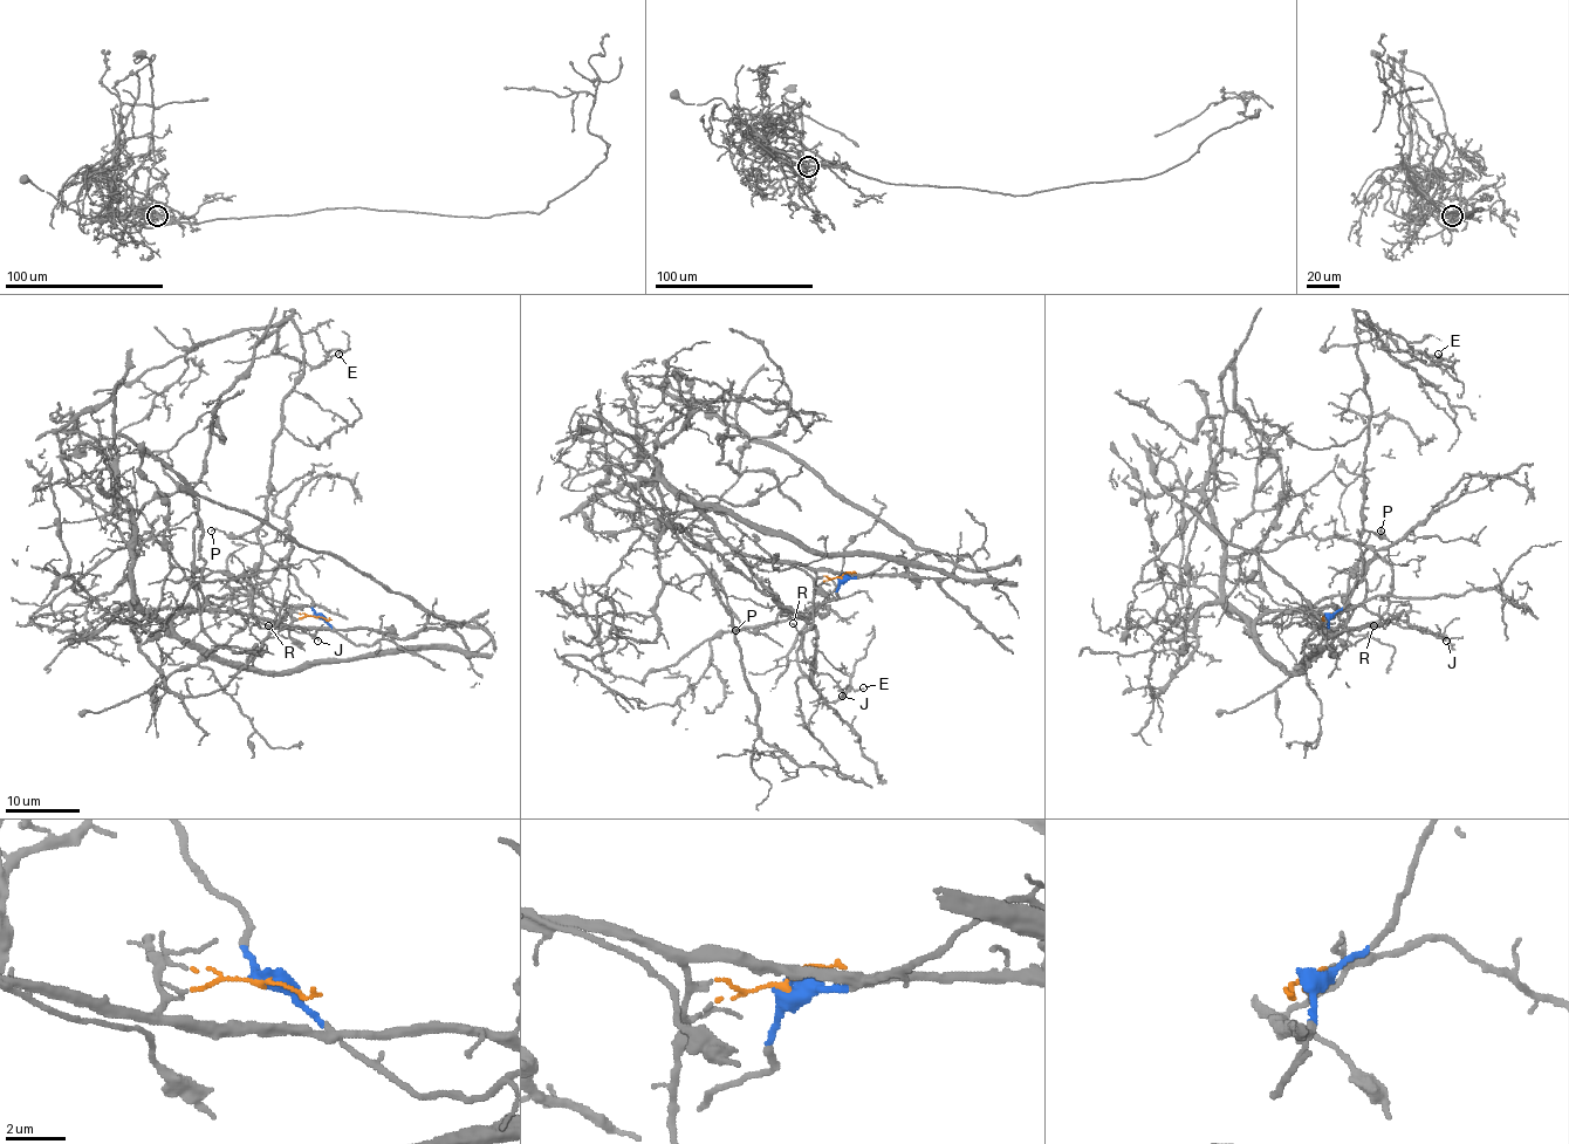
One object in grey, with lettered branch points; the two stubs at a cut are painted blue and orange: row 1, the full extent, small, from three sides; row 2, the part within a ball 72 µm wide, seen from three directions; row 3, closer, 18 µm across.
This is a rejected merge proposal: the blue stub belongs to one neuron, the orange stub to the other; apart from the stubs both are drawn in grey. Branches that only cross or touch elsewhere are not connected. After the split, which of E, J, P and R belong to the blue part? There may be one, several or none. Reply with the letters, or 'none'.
E, P

